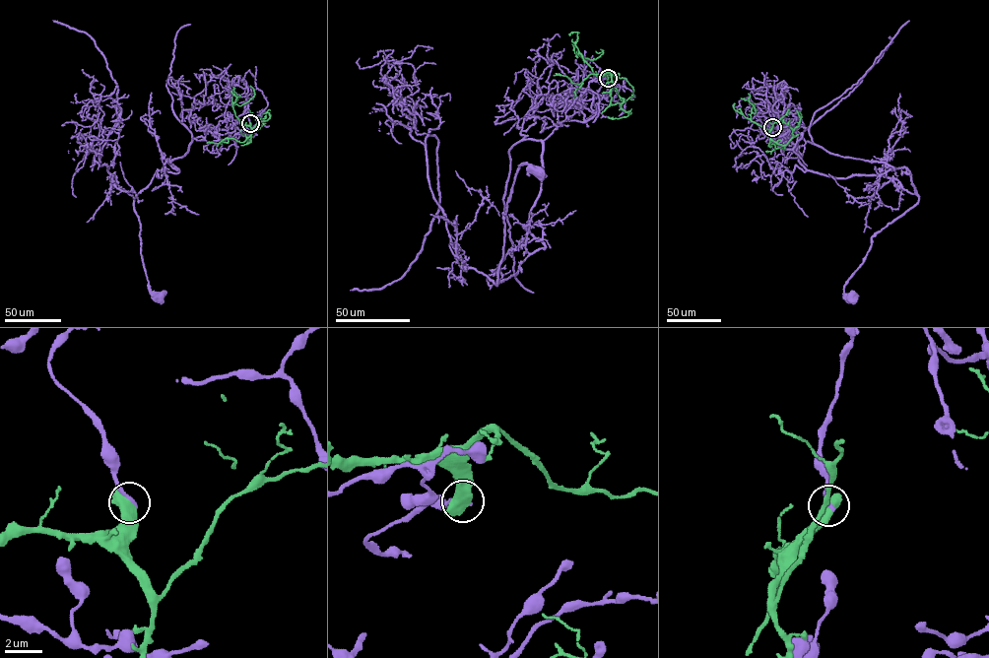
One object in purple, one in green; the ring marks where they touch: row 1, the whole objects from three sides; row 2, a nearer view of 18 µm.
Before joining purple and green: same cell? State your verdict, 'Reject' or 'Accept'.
Reject

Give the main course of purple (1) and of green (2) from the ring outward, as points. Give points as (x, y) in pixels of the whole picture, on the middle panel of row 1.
1: (608, 79), (592, 98), (554, 104), (528, 222), (545, 248), (496, 285), (512, 185), (521, 164), (537, 170)
2: (608, 79), (610, 72), (613, 84), (611, 103), (619, 103), (628, 112), (626, 116), (607, 116)

